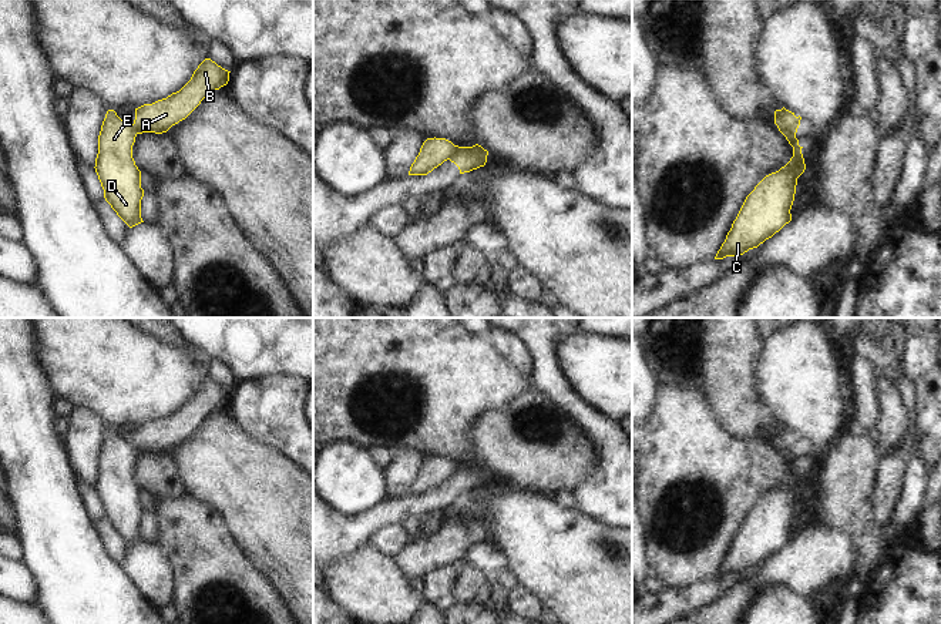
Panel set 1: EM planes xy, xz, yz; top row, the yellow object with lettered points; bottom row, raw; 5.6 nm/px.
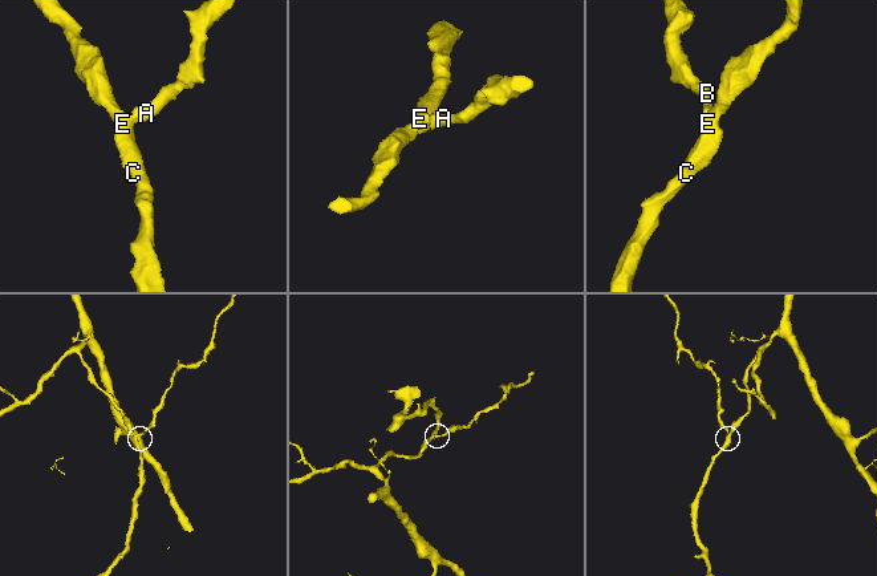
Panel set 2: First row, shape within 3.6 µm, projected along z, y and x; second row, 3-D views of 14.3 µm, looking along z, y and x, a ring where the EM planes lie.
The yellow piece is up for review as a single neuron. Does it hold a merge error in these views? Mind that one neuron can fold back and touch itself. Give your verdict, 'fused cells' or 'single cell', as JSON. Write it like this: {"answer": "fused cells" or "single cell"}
{"answer": "fused cells"}

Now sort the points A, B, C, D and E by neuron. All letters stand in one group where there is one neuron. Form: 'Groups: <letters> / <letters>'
Groups: A B / C D E

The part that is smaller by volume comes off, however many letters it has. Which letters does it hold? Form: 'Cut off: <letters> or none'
Cut off: A, B

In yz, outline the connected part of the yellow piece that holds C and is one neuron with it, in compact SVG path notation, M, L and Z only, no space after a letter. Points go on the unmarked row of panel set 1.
M777 447L793 466L793 476L779 490L766 494L746 516L715 578L743 574L757 567L792 540L797 497L806 483L799 459Z

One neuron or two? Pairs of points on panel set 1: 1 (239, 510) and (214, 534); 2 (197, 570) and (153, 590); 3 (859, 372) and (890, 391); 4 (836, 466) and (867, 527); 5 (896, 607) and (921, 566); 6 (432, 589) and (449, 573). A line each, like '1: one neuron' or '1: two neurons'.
1: two neurons
2: two neurons
3: two neurons
4: one neuron
5: one neuron
6: one neuron

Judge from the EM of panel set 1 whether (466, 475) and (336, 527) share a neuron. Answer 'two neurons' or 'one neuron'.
one neuron

